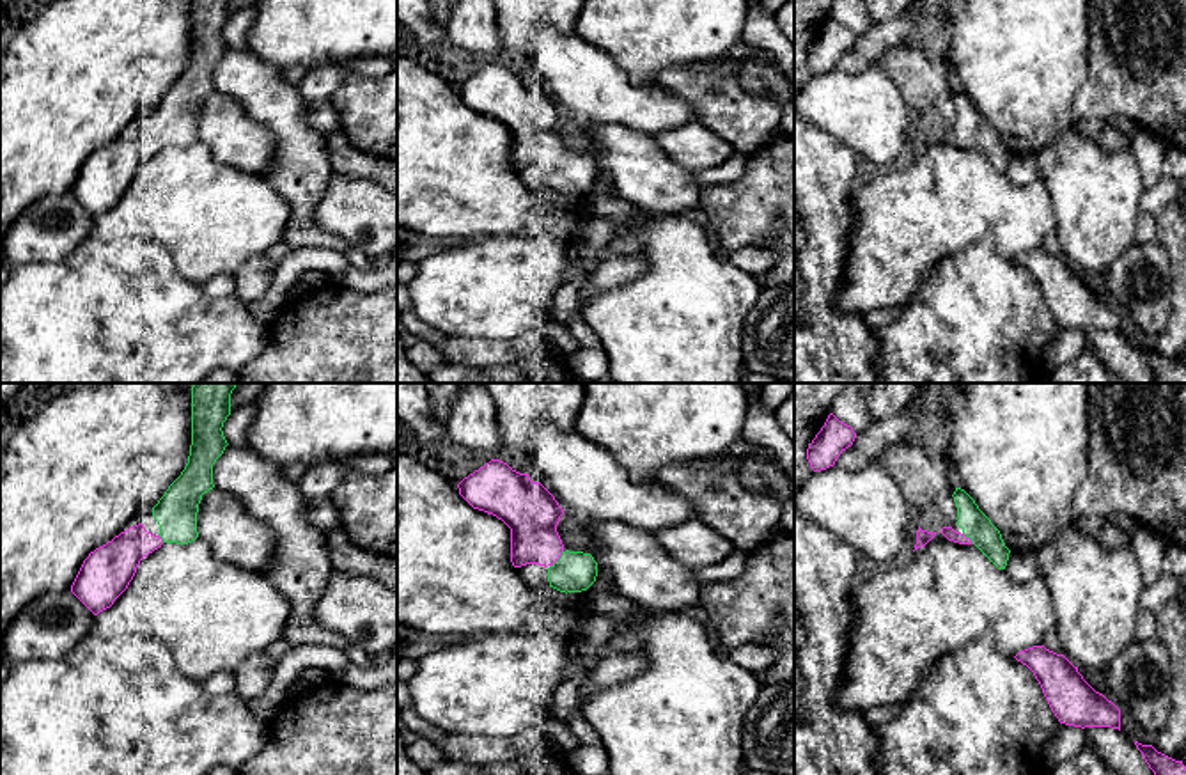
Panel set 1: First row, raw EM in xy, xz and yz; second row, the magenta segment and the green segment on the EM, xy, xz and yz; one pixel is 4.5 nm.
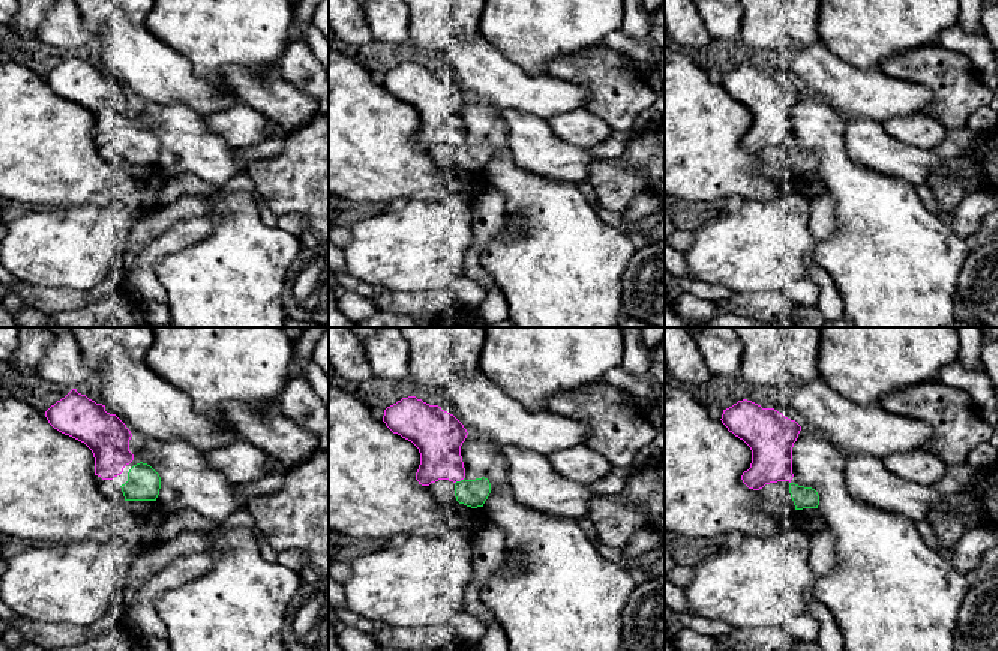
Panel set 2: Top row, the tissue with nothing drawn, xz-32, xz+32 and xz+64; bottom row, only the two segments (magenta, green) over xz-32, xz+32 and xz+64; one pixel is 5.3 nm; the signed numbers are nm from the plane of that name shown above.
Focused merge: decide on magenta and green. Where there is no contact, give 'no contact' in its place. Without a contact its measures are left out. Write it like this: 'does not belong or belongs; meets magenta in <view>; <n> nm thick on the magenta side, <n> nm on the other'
belongs; meets magenta in xz; 240 nm thick on the magenta side, 190 nm on the other

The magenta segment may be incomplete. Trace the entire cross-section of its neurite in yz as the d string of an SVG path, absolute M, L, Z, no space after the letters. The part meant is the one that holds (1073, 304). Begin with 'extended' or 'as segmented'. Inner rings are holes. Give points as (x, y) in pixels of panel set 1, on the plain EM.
as segmented | M1034 248L1014 261L1034 275L1060 326L1120 333L1120 312L1096 294L1064 257Z

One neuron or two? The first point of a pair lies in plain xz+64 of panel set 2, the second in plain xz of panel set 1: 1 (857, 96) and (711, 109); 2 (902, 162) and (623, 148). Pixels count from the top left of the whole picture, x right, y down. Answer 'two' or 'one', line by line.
1: two
2: one

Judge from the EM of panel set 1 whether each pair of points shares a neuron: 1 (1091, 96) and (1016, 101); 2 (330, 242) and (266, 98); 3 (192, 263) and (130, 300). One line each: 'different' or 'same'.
1: different
2: same
3: different

